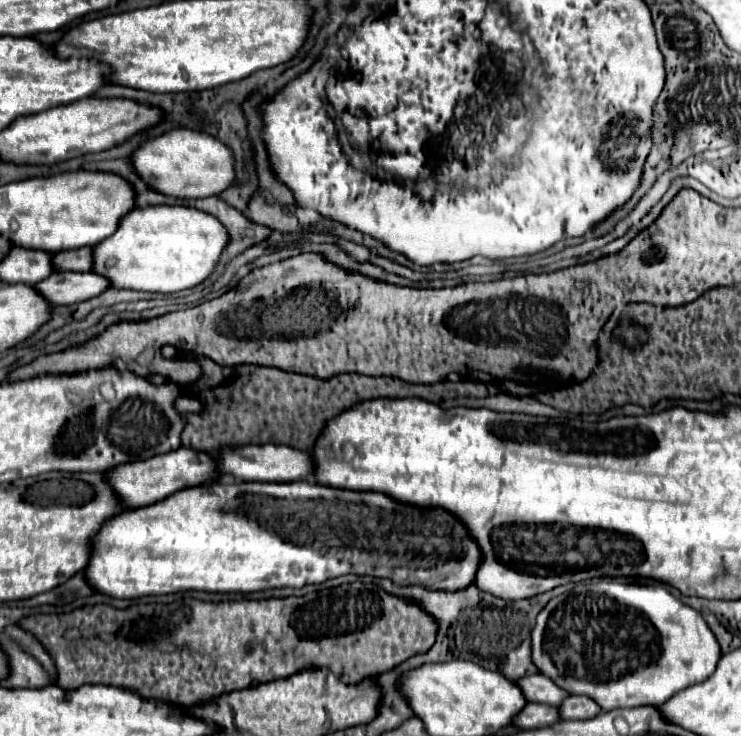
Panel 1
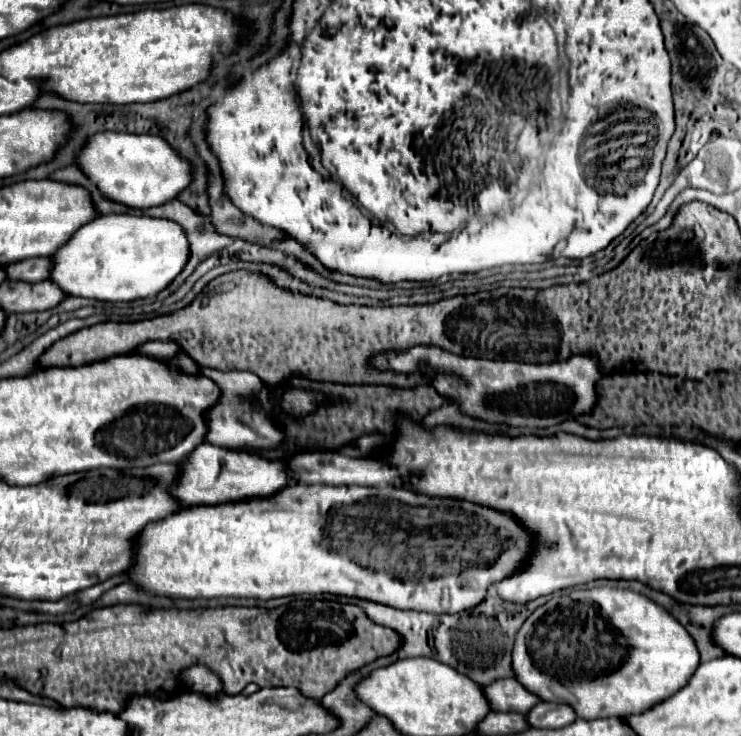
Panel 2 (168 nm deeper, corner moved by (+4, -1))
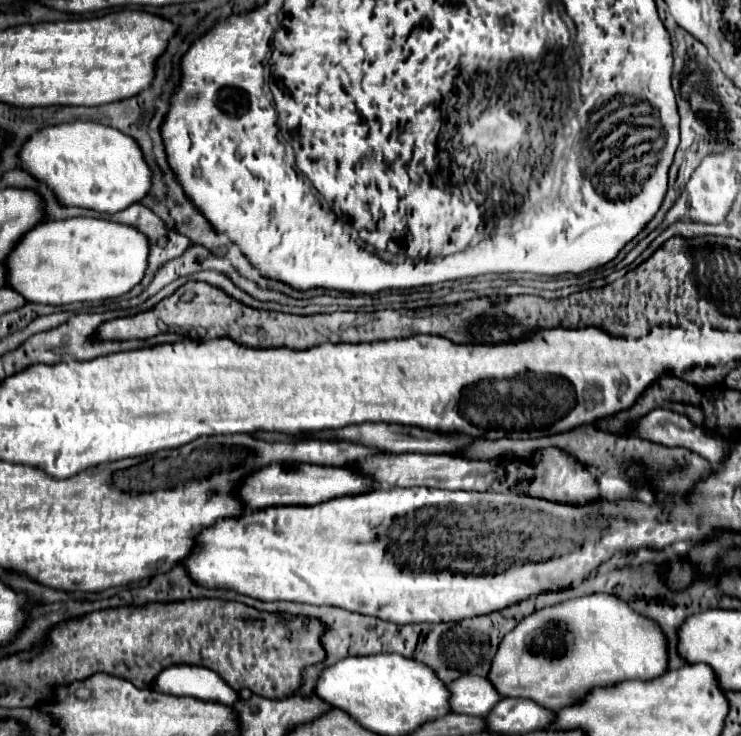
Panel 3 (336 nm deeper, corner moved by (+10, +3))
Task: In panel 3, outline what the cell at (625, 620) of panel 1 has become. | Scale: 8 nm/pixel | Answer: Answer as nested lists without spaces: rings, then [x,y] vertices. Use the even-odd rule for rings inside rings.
[[[592,594],[572,598],[562,604],[542,608],[526,616],[504,640],[492,660],[488,680],[502,698],[528,698],[554,712],[574,704],[576,698],[592,688],[610,686],[622,680],[652,680],[666,672],[668,654],[662,630],[648,618],[636,614],[624,600],[610,594]]]

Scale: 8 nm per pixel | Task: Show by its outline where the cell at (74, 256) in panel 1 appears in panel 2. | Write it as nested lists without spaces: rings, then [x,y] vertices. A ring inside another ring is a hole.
[[[28,258],[24,262],[14,262],[8,264],[10,280],[30,280],[30,282],[40,282],[48,280],[50,276],[50,260],[52,258]]]

